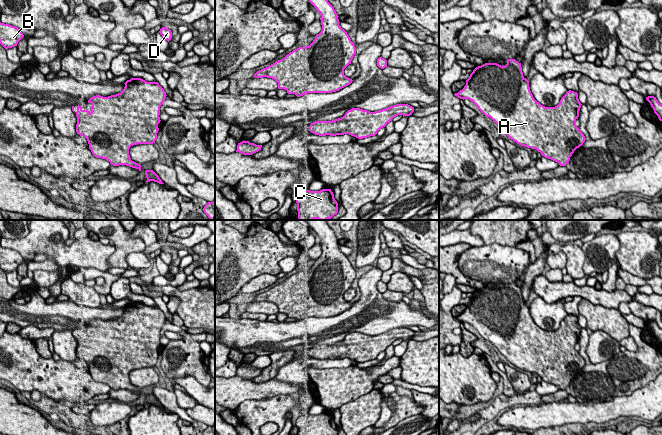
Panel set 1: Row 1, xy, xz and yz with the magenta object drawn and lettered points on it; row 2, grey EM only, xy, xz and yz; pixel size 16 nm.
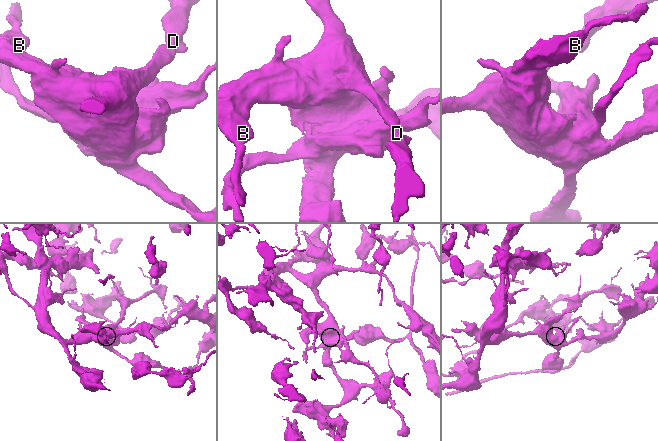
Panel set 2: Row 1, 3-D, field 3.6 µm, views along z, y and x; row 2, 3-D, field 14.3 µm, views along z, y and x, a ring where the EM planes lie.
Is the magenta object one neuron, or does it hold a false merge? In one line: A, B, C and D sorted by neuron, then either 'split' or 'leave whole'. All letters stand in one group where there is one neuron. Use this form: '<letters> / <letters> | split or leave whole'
A B C D | leave whole

